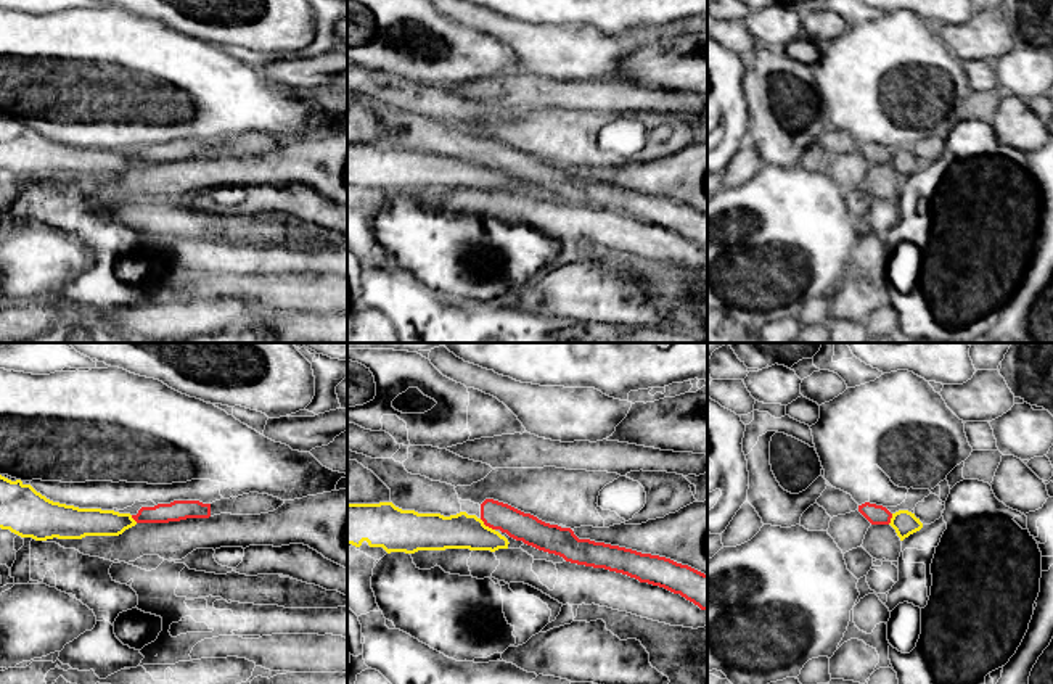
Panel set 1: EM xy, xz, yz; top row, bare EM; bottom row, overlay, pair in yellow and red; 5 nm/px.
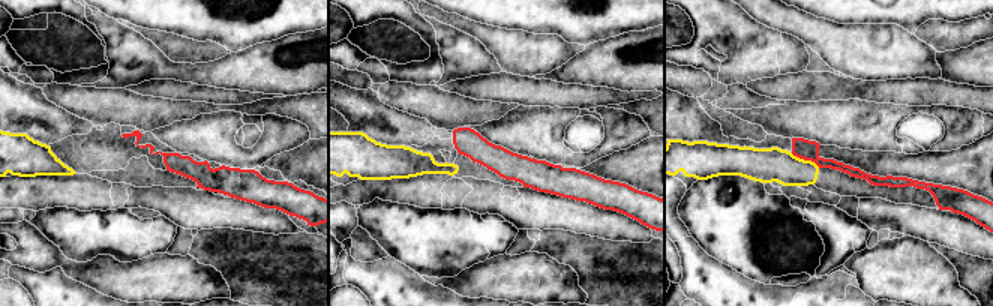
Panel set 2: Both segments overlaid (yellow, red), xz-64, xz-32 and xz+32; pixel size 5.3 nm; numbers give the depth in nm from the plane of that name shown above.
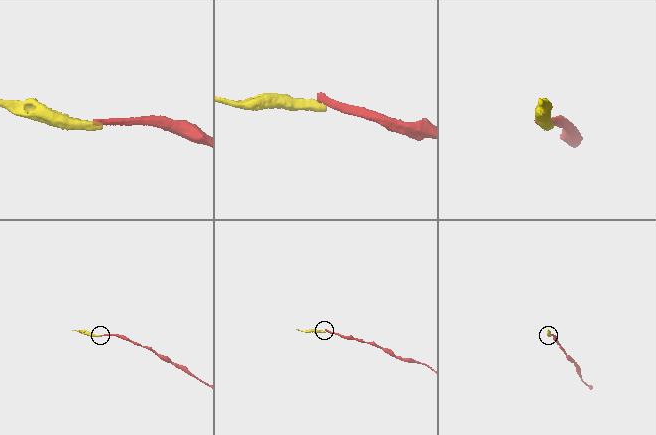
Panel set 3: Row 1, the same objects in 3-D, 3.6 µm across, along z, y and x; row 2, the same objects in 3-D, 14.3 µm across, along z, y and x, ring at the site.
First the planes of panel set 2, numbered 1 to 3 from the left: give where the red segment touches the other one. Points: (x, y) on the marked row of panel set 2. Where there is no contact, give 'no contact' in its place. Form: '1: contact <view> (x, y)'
1: no contact
2: no contact
3: contact xz+32 (806, 161)

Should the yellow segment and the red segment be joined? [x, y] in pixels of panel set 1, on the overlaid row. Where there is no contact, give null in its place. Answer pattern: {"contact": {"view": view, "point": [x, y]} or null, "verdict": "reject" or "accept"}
{"contact": {"view": "xz", "point": [487, 527]}, "verdict": "reject"}

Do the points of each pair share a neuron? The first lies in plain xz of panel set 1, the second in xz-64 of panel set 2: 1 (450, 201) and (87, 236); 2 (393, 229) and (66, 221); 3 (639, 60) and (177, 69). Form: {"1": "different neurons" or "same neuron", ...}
{"1": "different neurons", "2": "same neuron", "3": "same neuron"}

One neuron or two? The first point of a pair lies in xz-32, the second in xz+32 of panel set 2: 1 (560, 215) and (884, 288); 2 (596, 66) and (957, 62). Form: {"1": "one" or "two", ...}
{"1": "two", "2": "one"}

